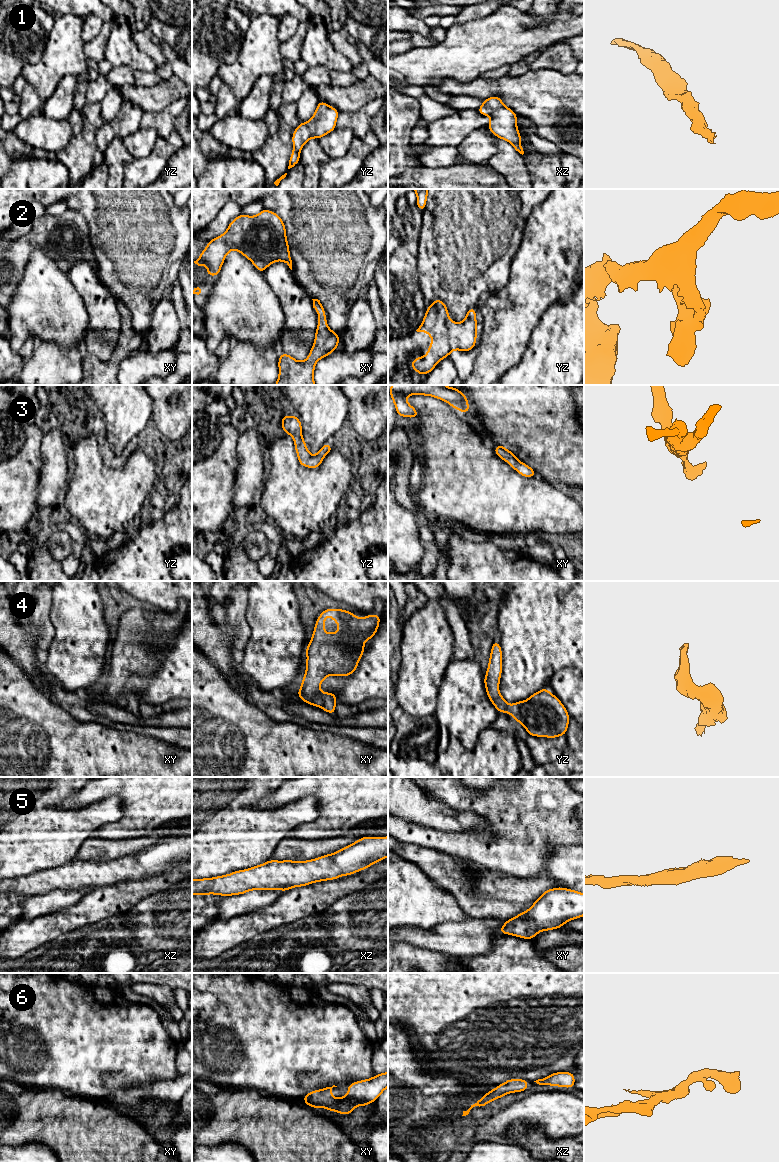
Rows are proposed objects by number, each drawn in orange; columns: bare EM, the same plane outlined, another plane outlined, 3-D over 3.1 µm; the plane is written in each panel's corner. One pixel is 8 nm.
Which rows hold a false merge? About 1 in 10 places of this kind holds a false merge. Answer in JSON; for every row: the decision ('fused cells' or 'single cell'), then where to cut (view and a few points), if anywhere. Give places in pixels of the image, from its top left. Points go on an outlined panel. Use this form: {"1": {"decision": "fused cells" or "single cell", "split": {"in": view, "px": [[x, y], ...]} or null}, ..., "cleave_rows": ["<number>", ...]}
{"1": {"decision": "single cell", "split": null}, "2": {"decision": "single cell", "split": null}, "3": {"decision": "single cell", "split": null}, "4": {"decision": "single cell", "split": null}, "5": {"decision": "single cell", "split": null}, "6": {"decision": "single cell", "split": null}, "cleave_rows": []}

